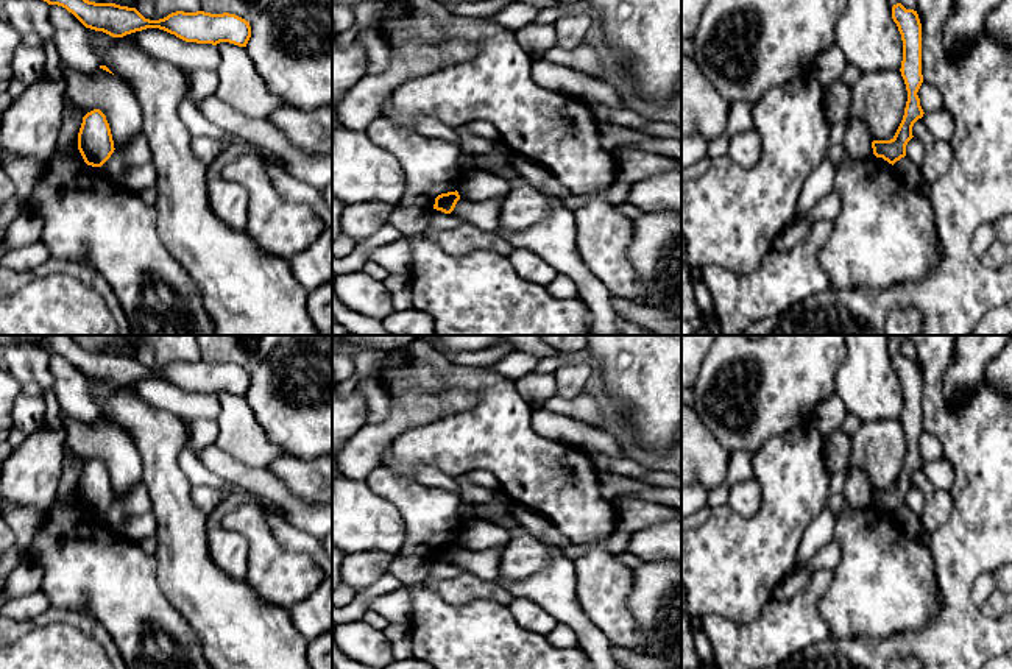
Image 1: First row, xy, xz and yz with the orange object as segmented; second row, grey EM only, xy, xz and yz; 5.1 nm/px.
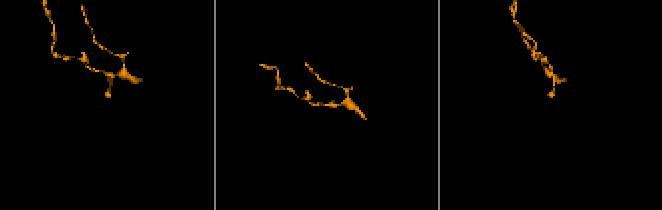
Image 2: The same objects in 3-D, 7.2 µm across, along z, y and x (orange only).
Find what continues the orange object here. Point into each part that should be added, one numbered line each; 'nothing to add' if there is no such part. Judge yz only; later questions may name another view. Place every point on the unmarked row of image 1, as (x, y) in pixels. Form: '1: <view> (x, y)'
nothing to add

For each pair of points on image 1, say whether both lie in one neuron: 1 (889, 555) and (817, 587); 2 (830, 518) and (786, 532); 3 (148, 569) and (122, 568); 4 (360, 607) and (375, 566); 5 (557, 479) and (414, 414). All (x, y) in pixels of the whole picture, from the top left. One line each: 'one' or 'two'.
1: two
2: two
3: one
4: two
5: two

